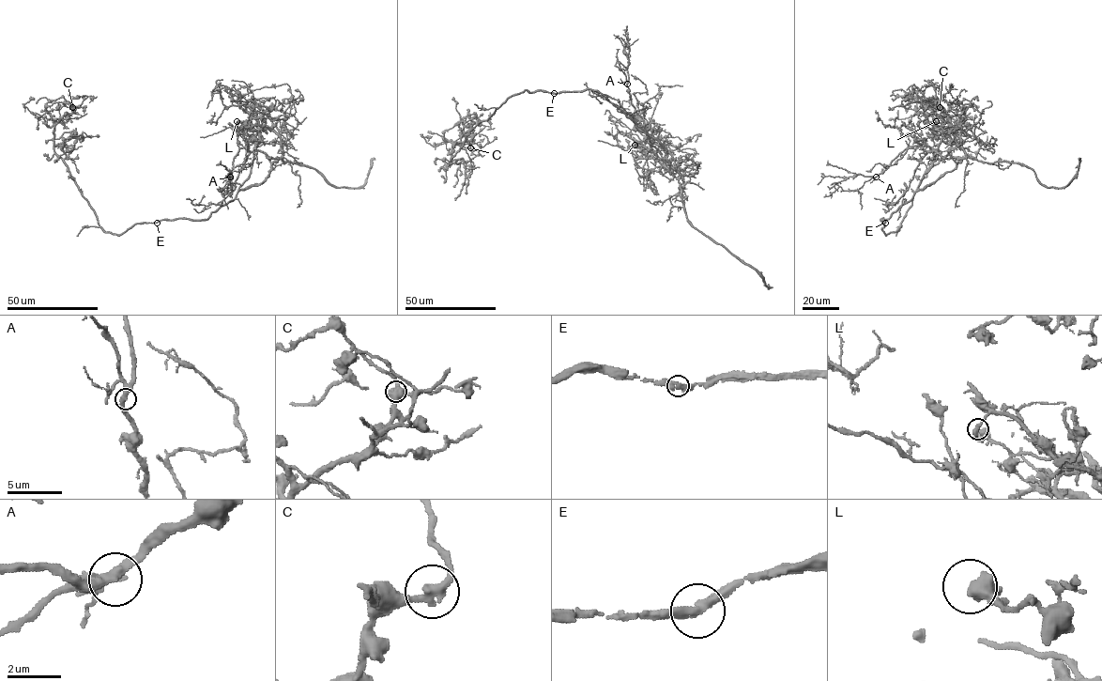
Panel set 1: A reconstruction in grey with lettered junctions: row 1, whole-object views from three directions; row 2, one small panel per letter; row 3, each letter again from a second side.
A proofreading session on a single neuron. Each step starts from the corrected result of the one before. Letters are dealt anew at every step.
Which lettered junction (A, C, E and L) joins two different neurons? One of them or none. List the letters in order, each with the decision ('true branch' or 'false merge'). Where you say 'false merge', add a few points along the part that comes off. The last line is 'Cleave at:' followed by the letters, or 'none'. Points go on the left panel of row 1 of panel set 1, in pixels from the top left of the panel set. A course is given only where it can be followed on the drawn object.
A: true branch
C: true branch
E: true branch
L: true branch
Cleave at: none

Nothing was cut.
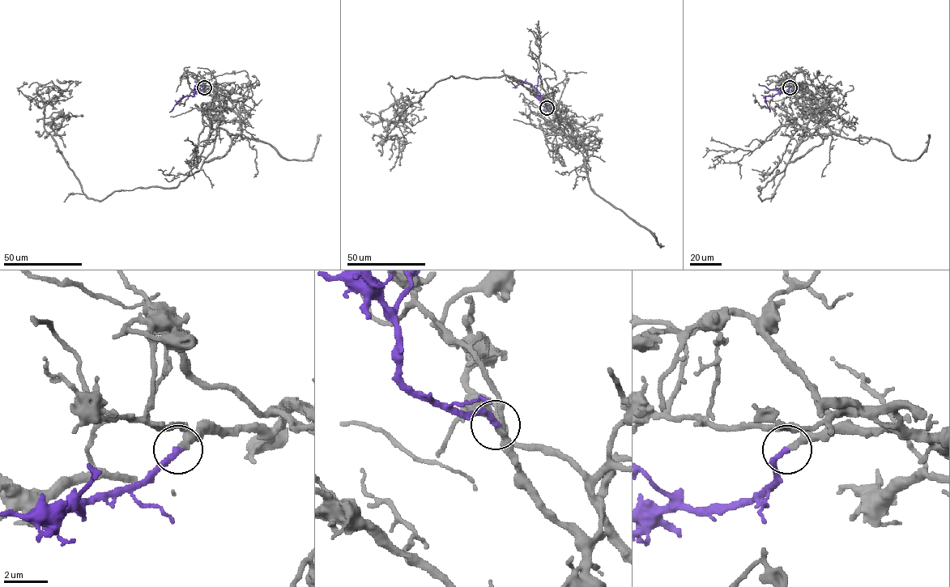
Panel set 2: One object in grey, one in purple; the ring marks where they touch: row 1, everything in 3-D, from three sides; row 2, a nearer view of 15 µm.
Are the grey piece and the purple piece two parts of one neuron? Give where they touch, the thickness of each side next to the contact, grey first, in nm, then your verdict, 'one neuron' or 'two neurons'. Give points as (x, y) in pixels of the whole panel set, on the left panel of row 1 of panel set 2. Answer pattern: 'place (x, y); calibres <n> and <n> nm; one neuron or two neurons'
place (204, 87); calibres 280 and 280 nm; one neuron

